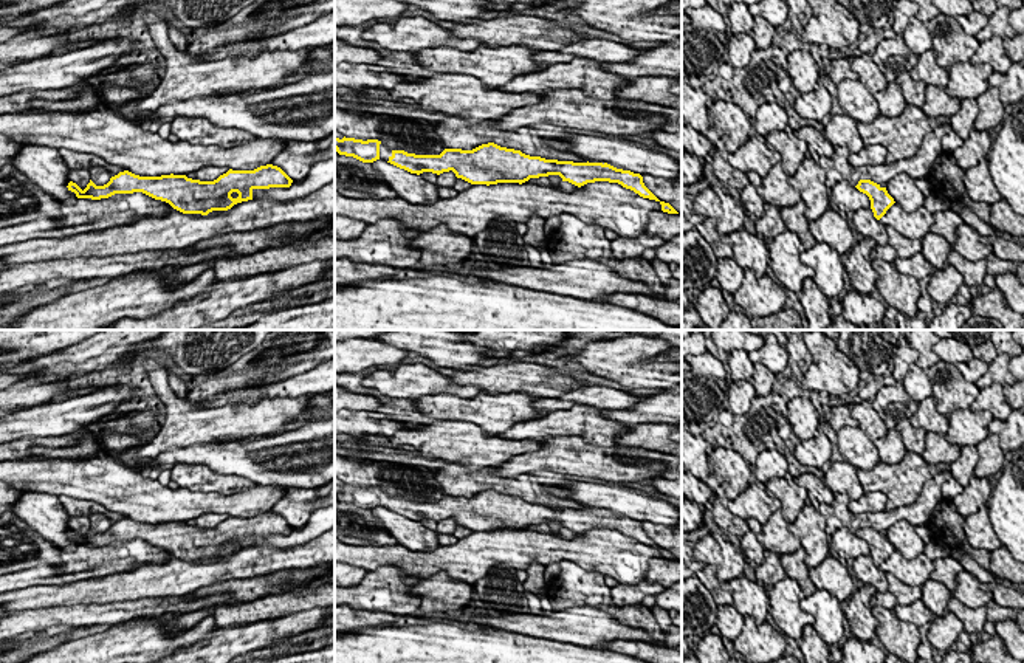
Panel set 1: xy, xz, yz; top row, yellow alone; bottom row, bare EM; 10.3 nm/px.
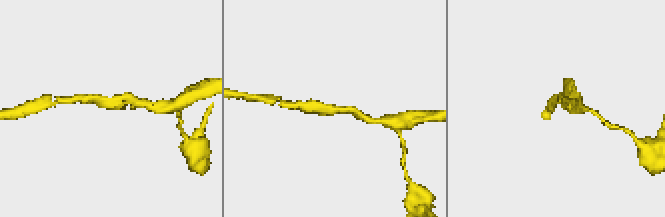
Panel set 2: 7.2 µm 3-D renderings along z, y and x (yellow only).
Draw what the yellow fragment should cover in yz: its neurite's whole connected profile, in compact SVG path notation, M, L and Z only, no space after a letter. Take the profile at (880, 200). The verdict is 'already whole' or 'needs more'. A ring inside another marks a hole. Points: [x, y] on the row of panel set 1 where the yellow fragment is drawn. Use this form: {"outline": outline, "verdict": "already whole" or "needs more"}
{"outline": "M860 180L855 187L869 197L871 209L877 220L880 220L886 214L886 211L895 203L894 198L888 194L886 187L881 187L871 180Z", "verdict": "already whole"}

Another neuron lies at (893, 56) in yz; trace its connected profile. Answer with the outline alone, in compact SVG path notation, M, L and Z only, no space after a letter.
M903 36L883 39L871 54L888 82L894 82L903 71L911 71L917 64L917 56L906 46Z

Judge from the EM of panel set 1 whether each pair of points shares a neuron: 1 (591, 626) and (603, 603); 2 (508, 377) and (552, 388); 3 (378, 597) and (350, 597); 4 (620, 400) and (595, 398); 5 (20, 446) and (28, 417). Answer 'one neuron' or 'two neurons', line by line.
1: two neurons
2: one neuron
3: one neuron
4: one neuron
5: two neurons

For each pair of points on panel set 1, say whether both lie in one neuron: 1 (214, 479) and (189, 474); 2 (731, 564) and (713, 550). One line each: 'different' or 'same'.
1: same
2: same

